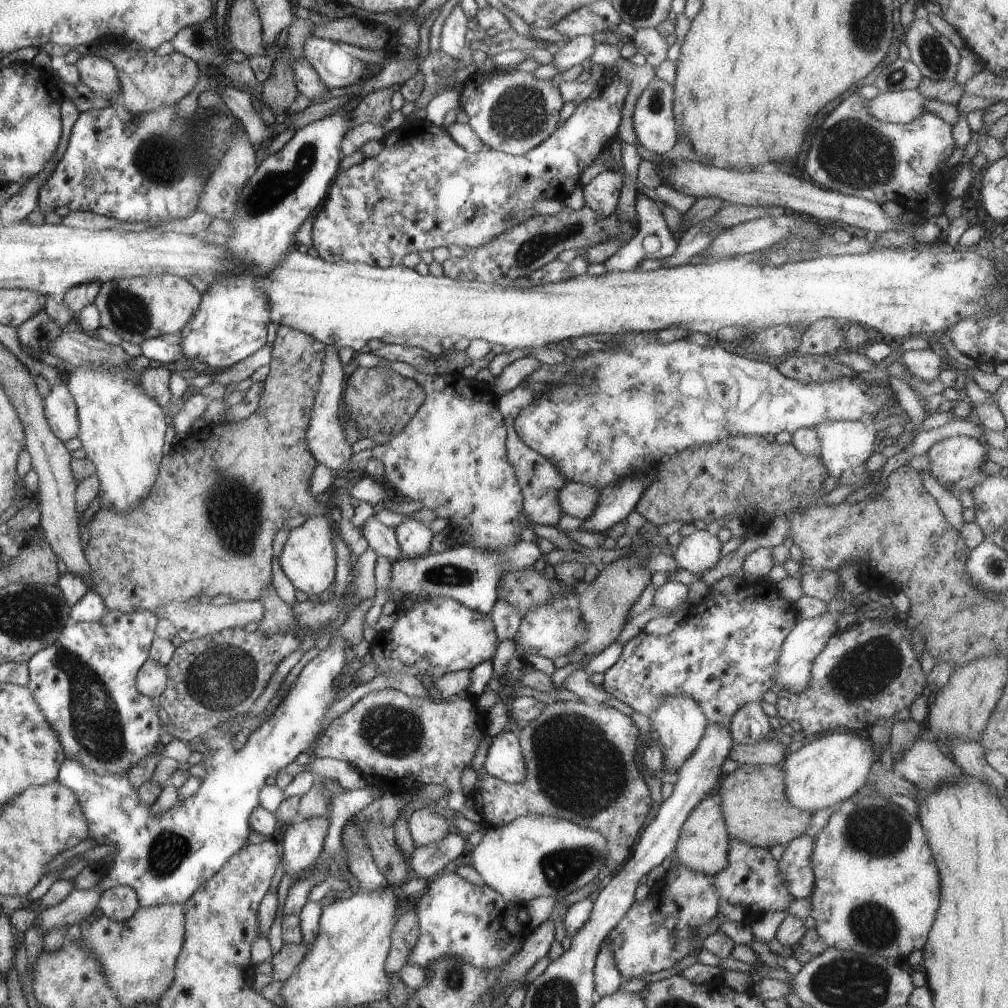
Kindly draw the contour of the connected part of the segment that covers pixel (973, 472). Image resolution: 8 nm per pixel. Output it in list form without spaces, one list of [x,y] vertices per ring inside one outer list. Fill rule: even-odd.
[[[965,435],[944,438],[942,441],[934,443],[927,452],[930,459],[929,470],[932,476],[947,490],[950,490],[953,485],[961,486],[962,491],[969,490],[972,494],[972,488],[975,489],[988,476],[980,469],[980,466],[987,460],[987,449],[988,445],[982,439],[978,440]]]

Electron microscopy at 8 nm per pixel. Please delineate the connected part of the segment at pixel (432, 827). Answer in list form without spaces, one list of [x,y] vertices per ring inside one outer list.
[[[433,805],[415,811],[408,822],[415,847],[423,847],[441,841],[452,829],[450,819],[434,811]]]

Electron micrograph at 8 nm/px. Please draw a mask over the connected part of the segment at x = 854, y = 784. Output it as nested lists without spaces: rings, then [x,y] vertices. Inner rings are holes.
[[[829,731],[812,737],[811,741],[800,750],[793,753],[788,752],[782,762],[782,766],[785,768],[785,791],[789,803],[797,809],[814,814],[817,810],[848,800],[866,784],[875,760],[874,756],[871,739],[853,735],[852,731]]]

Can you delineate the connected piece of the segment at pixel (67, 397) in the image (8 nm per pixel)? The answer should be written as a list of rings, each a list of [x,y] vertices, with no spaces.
[[[59,383],[43,398],[45,417],[52,432],[64,443],[79,434],[79,413],[75,397],[66,384]]]

